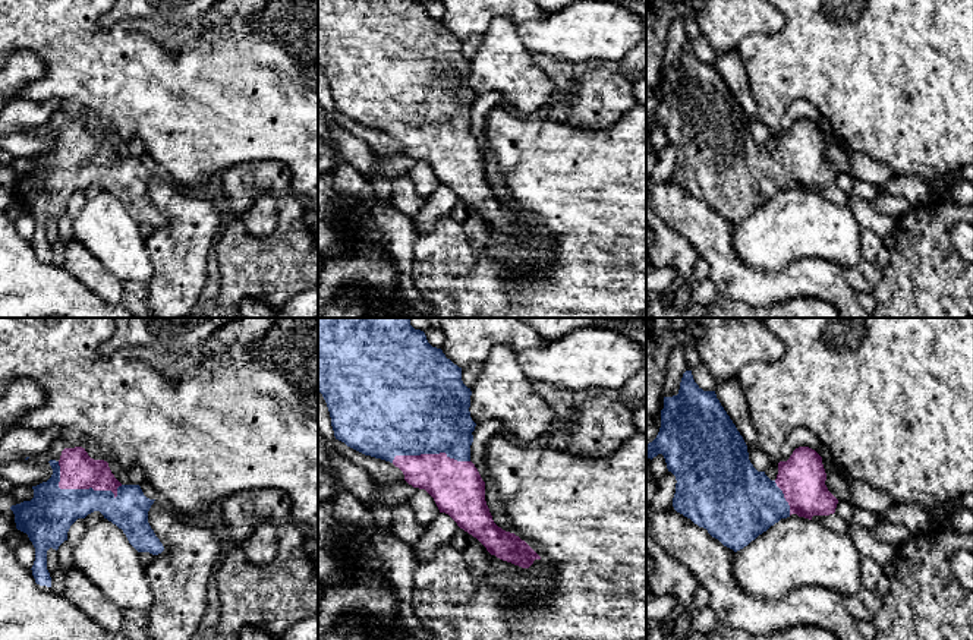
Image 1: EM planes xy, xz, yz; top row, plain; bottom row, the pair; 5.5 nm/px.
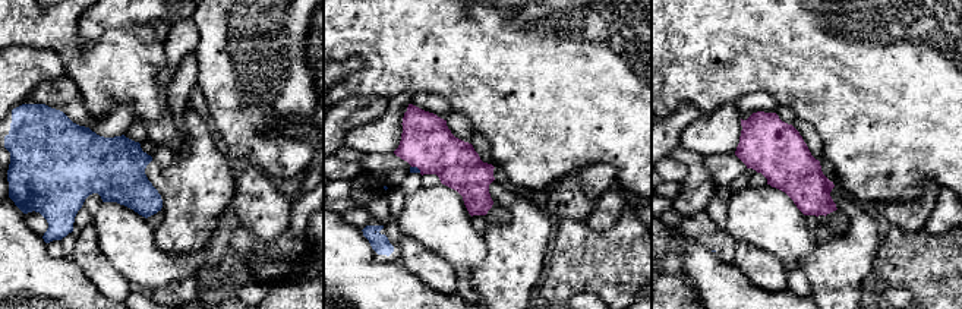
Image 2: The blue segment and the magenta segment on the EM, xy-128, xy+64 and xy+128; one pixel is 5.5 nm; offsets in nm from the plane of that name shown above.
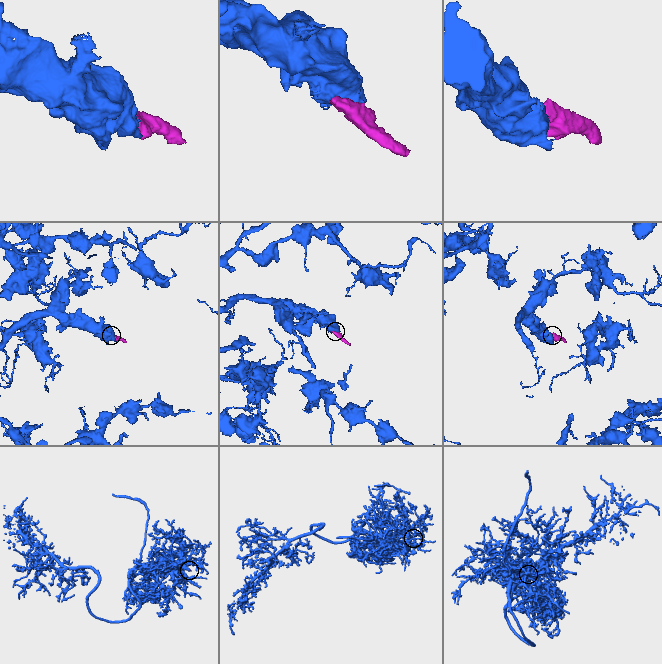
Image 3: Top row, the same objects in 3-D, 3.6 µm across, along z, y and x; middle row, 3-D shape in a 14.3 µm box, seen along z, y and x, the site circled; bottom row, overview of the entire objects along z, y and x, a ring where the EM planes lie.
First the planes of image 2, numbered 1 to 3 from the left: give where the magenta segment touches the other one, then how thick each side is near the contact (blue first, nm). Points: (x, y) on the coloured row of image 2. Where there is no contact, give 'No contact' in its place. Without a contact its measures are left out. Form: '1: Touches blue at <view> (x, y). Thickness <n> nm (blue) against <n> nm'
1: No contact
2: Touches blue at xy+64 (416, 167). Thickness 30 nm (blue) against 280 nm
3: No contact

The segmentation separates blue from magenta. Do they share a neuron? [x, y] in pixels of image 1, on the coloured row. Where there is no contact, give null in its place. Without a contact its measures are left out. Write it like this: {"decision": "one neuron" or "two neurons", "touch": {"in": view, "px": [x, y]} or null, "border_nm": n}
{"decision": "one neuron", "touch": {"in": "xy", "px": [79, 489]}, "border_nm": 380}

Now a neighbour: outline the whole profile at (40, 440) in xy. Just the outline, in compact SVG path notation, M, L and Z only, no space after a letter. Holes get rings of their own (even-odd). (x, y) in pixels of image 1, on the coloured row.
M15 423L0 441L0 466L26 457L42 458L50 445L60 436L62 431L56 426L34 429Z

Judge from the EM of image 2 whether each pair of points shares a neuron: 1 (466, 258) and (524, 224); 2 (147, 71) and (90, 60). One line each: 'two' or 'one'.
1: two
2: one

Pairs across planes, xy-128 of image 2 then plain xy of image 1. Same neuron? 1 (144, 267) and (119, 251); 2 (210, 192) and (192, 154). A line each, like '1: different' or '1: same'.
1: same
2: different

